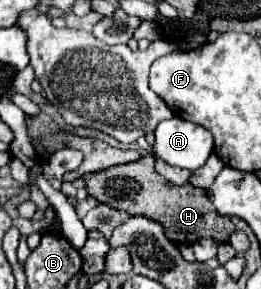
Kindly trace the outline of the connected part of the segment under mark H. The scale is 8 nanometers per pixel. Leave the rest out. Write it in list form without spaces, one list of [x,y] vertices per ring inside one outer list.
[[[146,155],[140,161],[134,163],[124,163],[124,165],[114,165],[106,171],[90,173],[84,177],[88,195],[98,199],[100,203],[106,203],[114,209],[126,211],[128,215],[146,215],[158,223],[164,225],[166,235],[170,241],[182,245],[192,245],[198,239],[212,239],[220,245],[230,241],[230,235],[236,231],[234,223],[230,221],[228,215],[216,213],[214,205],[210,205],[208,193],[204,189],[192,187],[190,183],[176,187],[168,183],[156,169],[154,169],[154,157]]]

